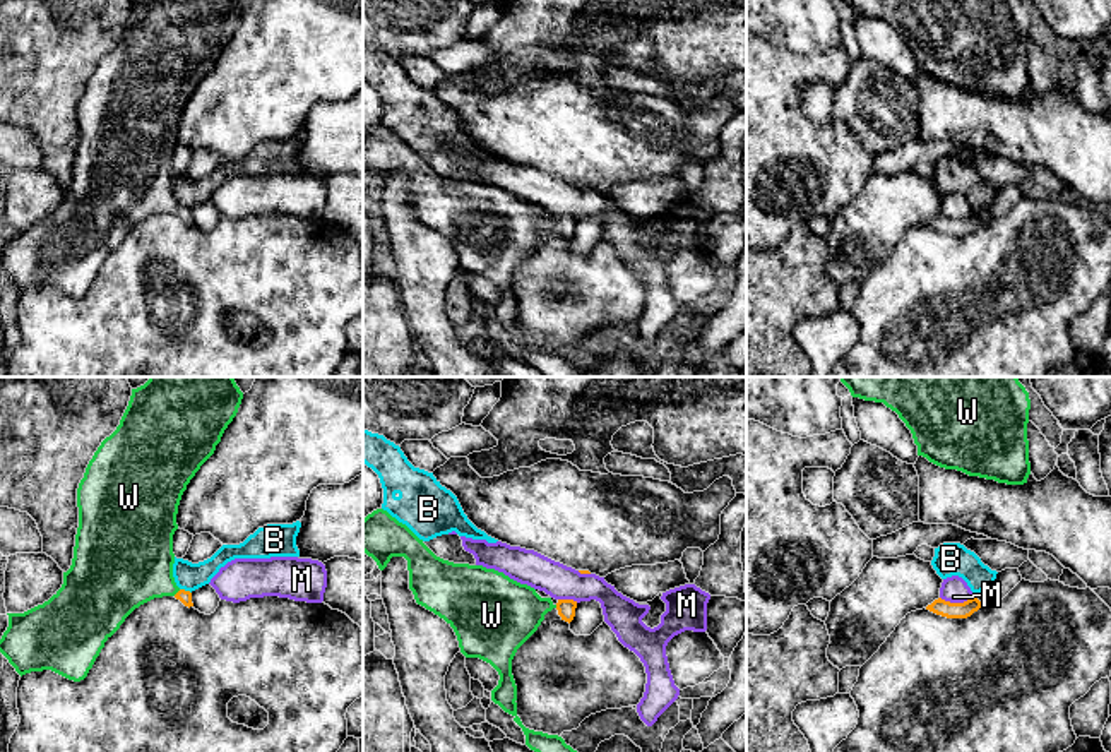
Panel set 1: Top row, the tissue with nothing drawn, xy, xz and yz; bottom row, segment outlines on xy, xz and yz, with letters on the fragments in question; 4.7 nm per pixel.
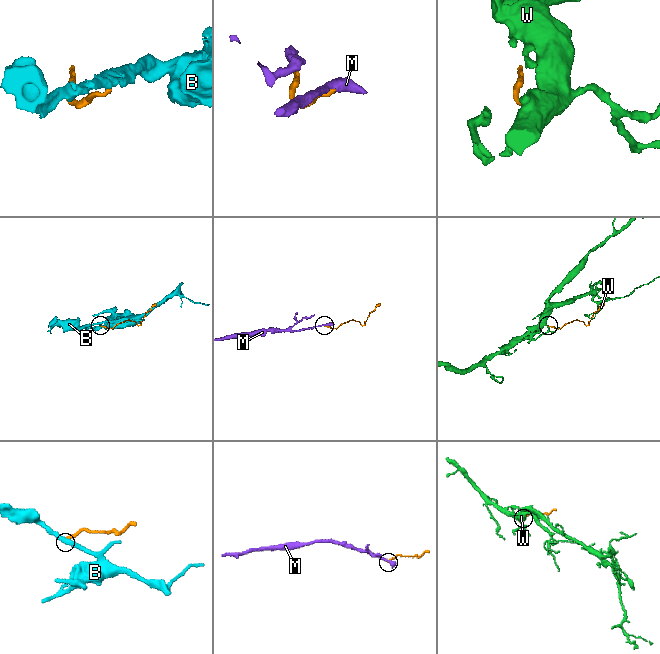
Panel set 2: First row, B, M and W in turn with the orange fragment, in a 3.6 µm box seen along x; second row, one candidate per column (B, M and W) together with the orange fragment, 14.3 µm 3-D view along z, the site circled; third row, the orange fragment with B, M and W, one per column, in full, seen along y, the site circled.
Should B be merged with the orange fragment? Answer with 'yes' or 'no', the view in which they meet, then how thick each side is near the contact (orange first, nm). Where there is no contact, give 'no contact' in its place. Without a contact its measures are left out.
no | xy | 60/130 nm

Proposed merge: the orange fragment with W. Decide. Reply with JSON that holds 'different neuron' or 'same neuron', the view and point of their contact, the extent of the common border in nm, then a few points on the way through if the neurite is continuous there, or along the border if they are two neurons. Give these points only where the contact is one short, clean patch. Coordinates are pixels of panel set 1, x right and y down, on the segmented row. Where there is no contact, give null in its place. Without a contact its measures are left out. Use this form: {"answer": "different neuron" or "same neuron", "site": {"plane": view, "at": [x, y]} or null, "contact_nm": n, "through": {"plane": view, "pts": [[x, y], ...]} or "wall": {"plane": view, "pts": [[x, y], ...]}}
{"answer": "same neuron", "site": {"plane": "xy", "at": [178, 591]}, "contact_nm": 50, "through": {"plane": "xy", "pts": [[185, 596], [178, 591], [160, 583], [134, 562]]}}

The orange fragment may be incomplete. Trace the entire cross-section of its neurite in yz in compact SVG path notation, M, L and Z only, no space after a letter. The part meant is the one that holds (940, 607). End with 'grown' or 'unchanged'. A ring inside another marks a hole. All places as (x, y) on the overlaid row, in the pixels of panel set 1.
M972 594L964 603L950 603L942 598L935 600L926 610L947 617L947 618L967 618L979 608L986 606L983 601L977 600L977 594Z; unchanged

